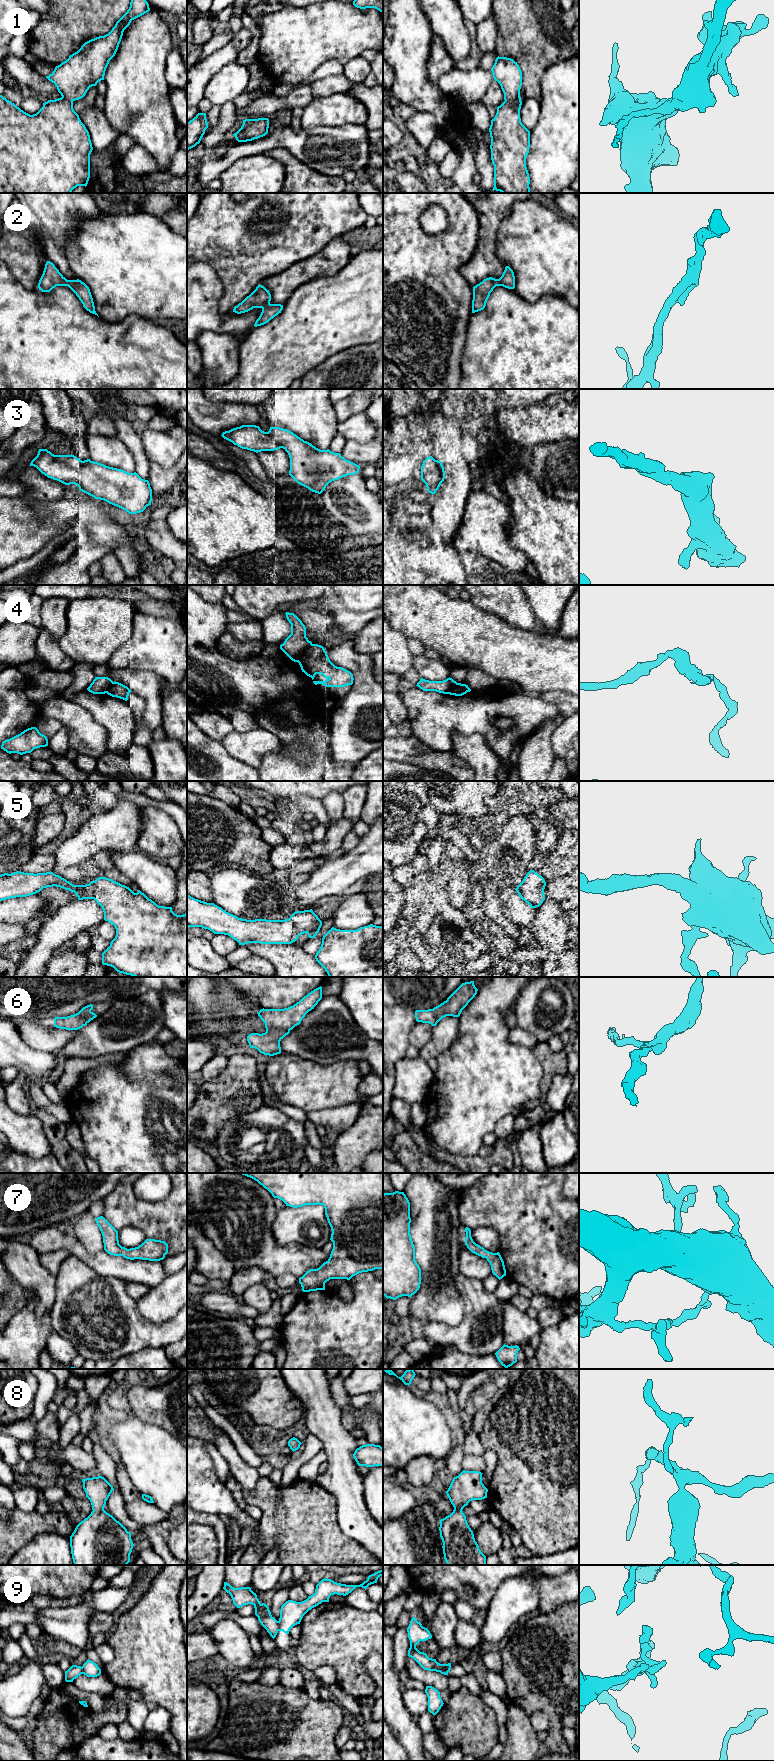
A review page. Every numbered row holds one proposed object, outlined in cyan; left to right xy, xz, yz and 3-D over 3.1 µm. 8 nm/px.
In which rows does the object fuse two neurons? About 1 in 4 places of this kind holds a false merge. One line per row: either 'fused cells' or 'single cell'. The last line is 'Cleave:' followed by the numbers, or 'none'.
1: single cell
2: single cell
3: single cell
4: fused cells
5: single cell
6: single cell
7: single cell
8: single cell
9: fused cells
Cleave: 4, 9

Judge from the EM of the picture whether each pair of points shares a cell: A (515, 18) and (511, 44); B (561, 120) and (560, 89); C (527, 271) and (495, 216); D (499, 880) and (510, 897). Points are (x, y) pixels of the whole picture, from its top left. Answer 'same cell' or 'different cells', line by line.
A: same cell
B: same cell
C: different cells
D: different cells

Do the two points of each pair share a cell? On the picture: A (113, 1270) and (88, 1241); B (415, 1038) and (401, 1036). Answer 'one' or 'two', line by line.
A: two
B: two

